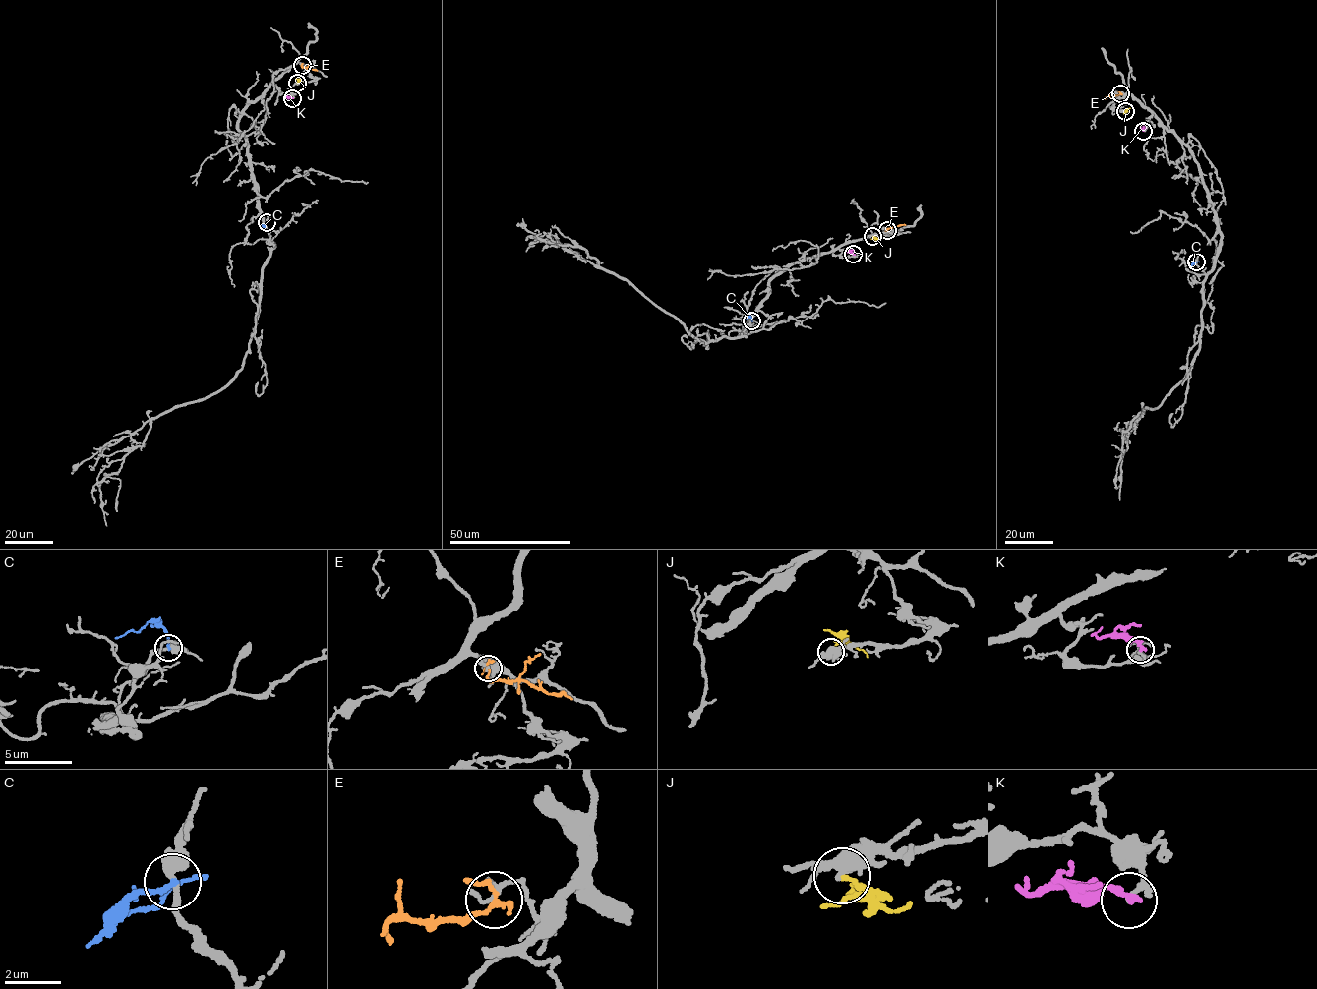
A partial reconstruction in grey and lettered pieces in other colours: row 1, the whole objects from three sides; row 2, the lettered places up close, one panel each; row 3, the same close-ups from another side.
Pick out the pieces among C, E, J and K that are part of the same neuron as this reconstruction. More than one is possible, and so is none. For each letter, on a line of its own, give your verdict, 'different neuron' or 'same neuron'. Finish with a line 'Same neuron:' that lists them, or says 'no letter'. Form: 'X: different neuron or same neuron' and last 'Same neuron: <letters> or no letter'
C: different neuron
E: different neuron
J: different neuron
K: different neuron
Same neuron: no letter

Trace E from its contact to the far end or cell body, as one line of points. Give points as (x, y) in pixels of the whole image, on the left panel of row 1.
E: (301, 65), (317, 71)

